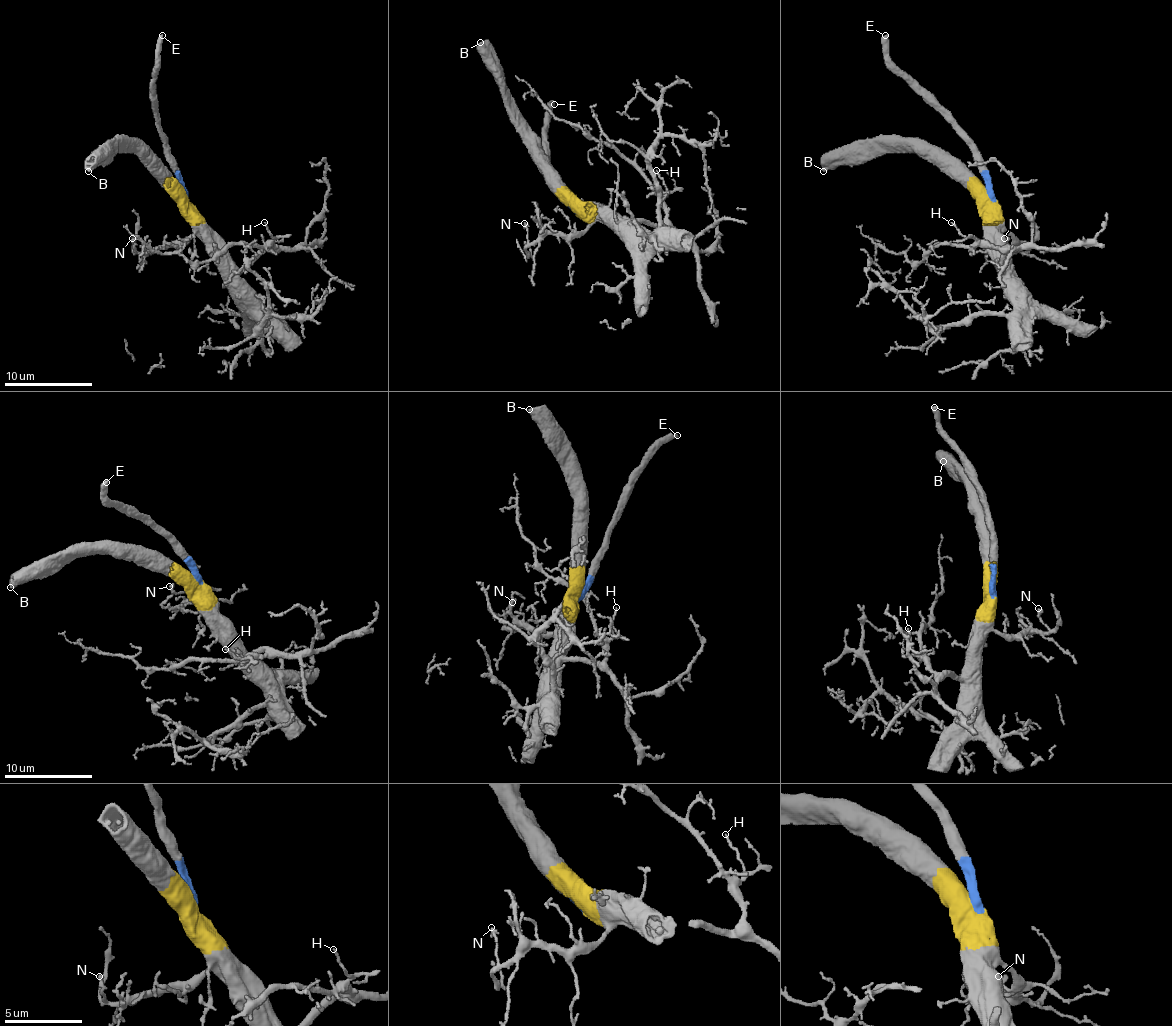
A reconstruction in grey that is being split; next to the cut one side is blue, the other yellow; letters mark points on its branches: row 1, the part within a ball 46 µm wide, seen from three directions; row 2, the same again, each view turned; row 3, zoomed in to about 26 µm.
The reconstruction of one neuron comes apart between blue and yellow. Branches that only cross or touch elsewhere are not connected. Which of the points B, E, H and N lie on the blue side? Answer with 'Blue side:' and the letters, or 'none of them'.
Blue side: E

